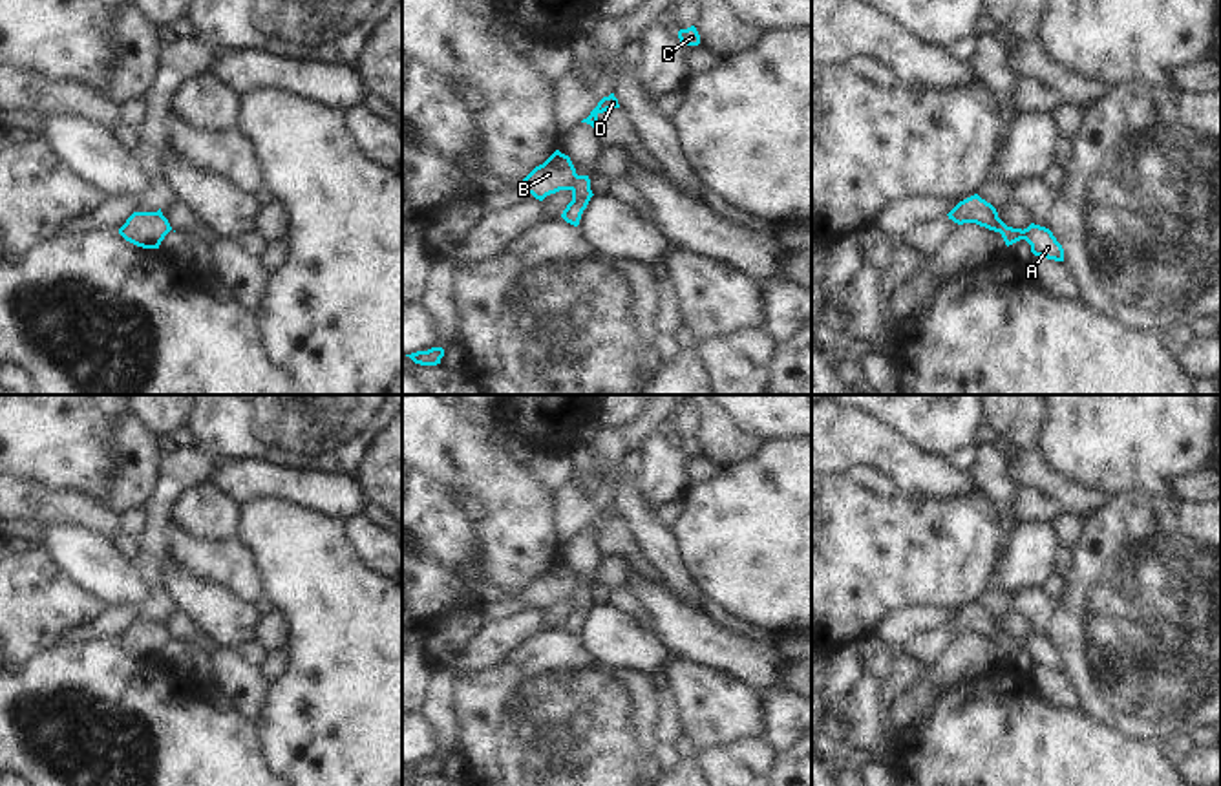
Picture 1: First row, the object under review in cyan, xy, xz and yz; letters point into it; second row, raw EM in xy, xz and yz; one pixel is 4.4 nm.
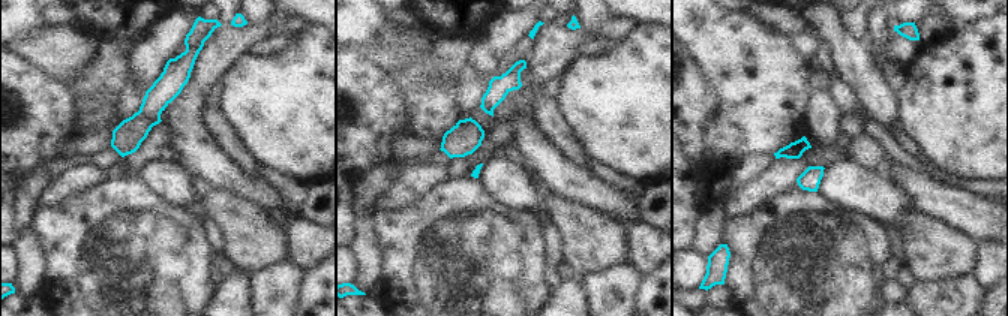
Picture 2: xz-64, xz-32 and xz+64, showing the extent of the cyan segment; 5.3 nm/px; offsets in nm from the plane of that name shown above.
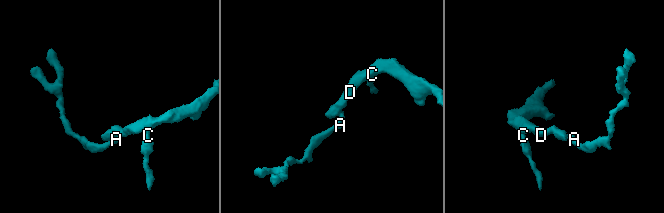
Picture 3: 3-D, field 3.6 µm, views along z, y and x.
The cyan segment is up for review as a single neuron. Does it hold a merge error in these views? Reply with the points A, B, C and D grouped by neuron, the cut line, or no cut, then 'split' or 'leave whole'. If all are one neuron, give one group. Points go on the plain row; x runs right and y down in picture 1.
groups A / B C D; cut xz (576, 584), (571, 598); split

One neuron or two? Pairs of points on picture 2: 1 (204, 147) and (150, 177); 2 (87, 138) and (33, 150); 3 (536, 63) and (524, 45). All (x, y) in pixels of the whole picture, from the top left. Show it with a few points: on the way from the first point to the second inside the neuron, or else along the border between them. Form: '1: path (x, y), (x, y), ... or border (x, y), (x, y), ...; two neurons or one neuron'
1: border (171, 158), (192, 175); two neurons
2: border (83, 132), (71, 143), (77, 153); two neurons
3: border (533, 39), (530, 56), (525, 60); two neurons

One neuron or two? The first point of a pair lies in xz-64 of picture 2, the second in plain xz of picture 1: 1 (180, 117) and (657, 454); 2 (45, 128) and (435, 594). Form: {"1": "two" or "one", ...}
{"1": "one", "2": "one"}

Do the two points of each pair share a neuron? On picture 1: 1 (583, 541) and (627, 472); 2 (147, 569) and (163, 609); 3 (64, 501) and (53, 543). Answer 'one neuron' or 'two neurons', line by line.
1: two neurons
2: one neuron
3: two neurons

